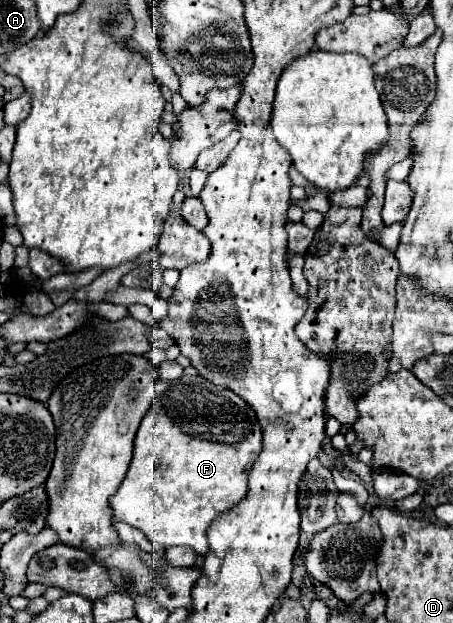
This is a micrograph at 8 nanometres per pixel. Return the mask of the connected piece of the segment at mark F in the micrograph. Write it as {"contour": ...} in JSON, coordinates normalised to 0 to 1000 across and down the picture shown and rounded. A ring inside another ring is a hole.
{"contour":[[[402,602],[393,608],[380,608],[380,612],[344,612],[340,615],[340,647],[331,653],[331,660],[322,663],[322,669],[313,673],[309,679],[309,689],[300,695],[300,705],[296,705],[296,730],[291,730],[291,743],[287,743],[287,753],[278,759],[278,766],[269,769],[260,788],[243,798],[243,814],[252,817],[252,830],[260,836],[274,836],[274,839],[287,839],[296,843],[300,849],[309,849],[331,868],[340,878],[375,878],[375,875],[411,875],[419,878],[433,891],[455,891],[459,888],[459,862],[455,862],[455,852],[464,846],[464,839],[486,827],[486,823],[499,823],[508,820],[521,807],[530,807],[539,798],[543,798],[543,788],[547,788],[547,759],[565,740],[565,734],[574,730],[578,724],[578,682],[570,679],[570,669],[565,669],[565,660],[530,637],[521,634],[517,628],[508,628],[503,621],[490,621],[490,618],[472,618],[464,615],[459,608],[433,602],[433,605],[415,605],[415,602]]]}

